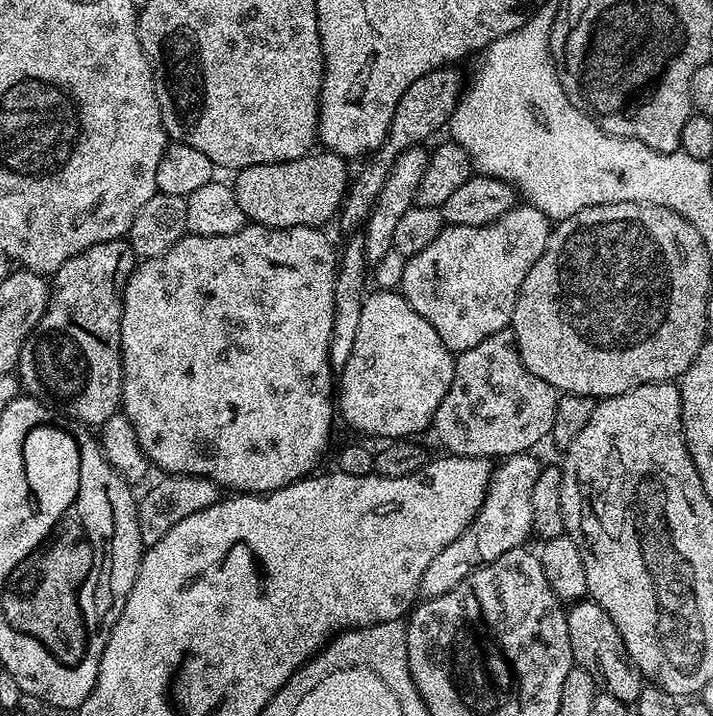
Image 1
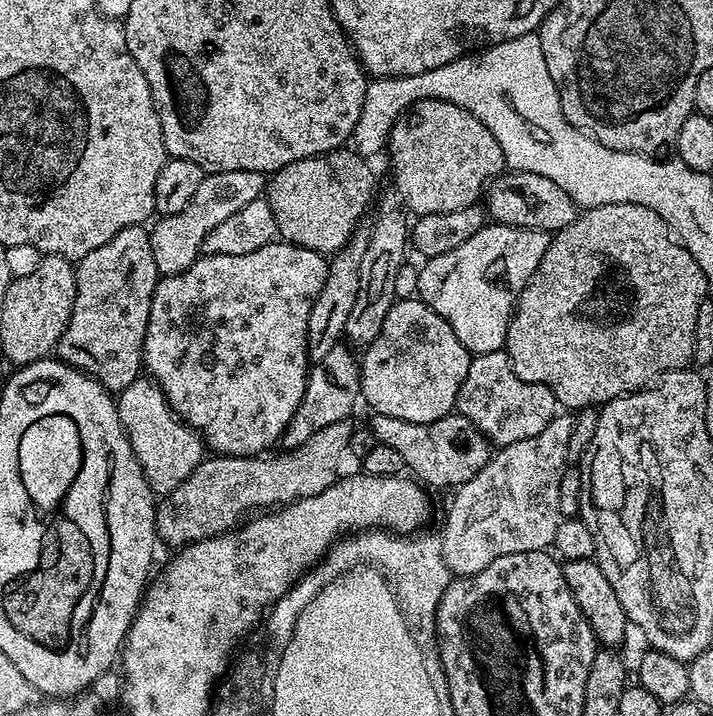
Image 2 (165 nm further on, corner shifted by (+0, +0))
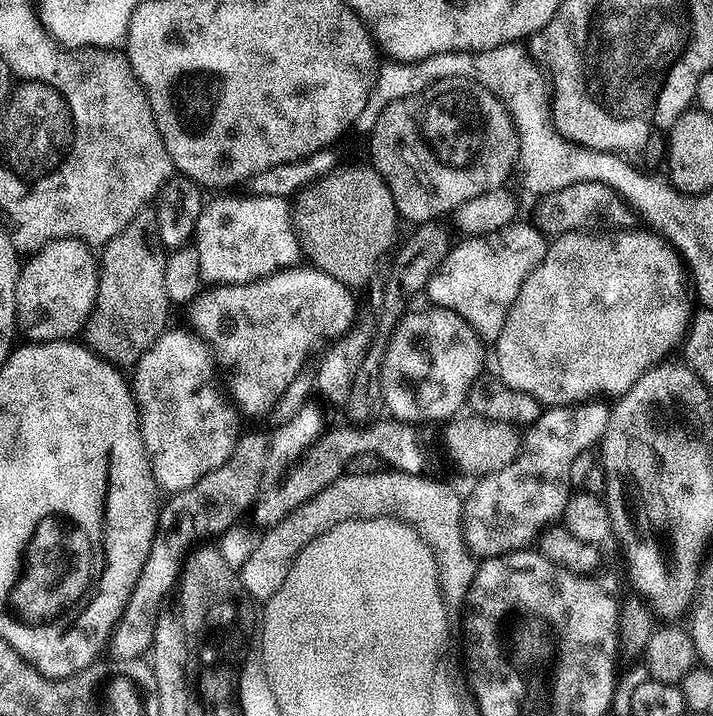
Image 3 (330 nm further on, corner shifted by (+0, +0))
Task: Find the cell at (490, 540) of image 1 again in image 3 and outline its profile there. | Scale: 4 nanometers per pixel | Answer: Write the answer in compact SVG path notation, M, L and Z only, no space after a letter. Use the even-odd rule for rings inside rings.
M593 398L579 404L567 406L548 406L541 411L539 418L527 425L522 436L520 453L510 466L481 476L475 481L472 493L464 500L464 541L468 543L472 555L477 558L501 556L507 552L519 552L527 549L528 544L543 531L543 528L559 521L573 487L570 482L570 466L578 454L595 449L604 439L604 431L610 422L610 408L607 403Z

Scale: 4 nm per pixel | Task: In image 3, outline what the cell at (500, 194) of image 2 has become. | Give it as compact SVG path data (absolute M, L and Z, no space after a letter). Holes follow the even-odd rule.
M574 182L562 190L543 197L536 208L535 223L541 232L555 238L567 232L615 232L628 230L638 220L628 201L623 200L610 186L602 182Z

